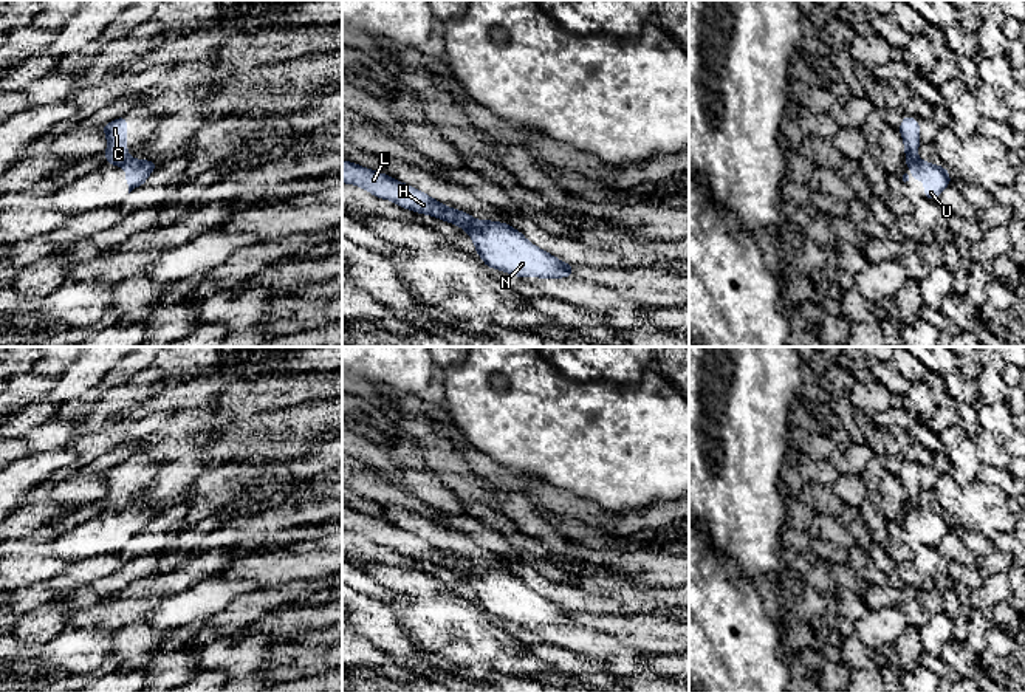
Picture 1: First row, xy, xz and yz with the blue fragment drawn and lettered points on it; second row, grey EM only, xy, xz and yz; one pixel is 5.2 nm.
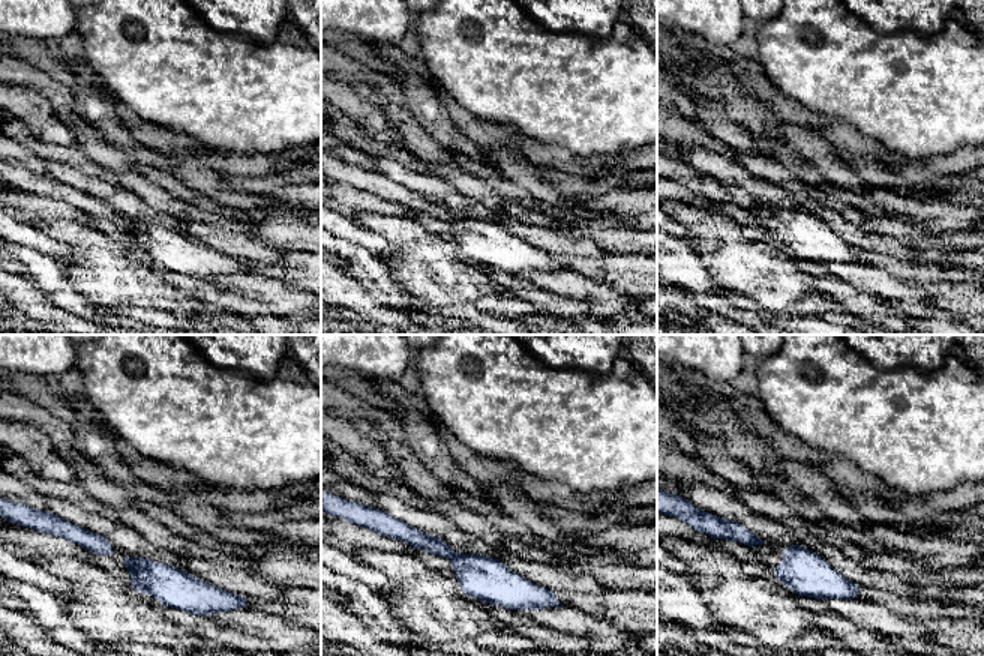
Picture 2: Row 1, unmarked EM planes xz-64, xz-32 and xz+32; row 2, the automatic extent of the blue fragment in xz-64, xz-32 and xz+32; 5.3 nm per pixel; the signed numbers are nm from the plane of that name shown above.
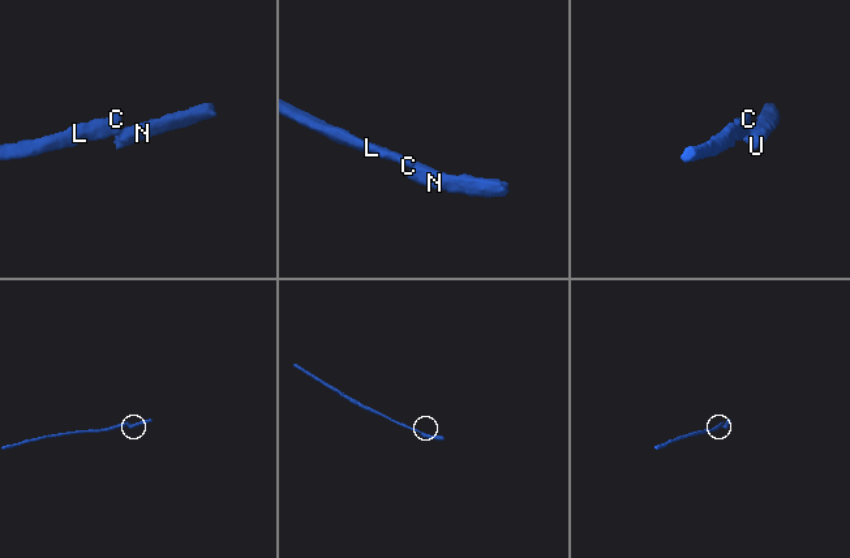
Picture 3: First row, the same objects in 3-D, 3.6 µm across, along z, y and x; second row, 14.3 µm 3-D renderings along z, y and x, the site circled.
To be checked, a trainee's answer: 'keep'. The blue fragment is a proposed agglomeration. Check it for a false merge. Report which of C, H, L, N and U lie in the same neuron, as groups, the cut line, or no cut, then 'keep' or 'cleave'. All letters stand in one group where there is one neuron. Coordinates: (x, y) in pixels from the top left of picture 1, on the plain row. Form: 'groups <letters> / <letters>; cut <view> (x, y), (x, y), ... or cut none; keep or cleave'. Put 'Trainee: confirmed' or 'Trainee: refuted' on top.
Trainee: refuted
groups C H L / N U; cut xz (474, 567), (462, 575); cleave

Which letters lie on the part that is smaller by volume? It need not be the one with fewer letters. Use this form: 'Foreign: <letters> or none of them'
Foreign: N, U

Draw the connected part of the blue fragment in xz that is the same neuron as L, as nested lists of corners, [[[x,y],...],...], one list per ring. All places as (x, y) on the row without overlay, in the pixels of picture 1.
[[[342,506],[342,529],[355,531],[369,537],[372,542],[390,546],[395,551],[417,560],[432,562],[455,573],[468,573],[474,568],[472,562],[452,556],[415,534],[390,525],[382,519],[358,512]]]

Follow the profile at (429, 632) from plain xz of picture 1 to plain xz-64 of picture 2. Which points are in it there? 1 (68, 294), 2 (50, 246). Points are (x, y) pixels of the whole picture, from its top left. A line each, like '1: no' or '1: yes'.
1: no
2: no

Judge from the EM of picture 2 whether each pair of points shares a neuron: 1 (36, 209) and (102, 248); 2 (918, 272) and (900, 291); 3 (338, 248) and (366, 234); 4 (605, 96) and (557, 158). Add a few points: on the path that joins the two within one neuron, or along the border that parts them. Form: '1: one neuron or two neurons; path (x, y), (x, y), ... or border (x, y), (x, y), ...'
1: two neurons; border (27, 219), (63, 218), (87, 225)
2: two neurons; border (878, 266), (896, 278), (917, 282), (935, 294)
3: two neurons; border (336, 236), (365, 246), (378, 255)
4: two neurons; border (530, 138), (561, 146), (573, 155)

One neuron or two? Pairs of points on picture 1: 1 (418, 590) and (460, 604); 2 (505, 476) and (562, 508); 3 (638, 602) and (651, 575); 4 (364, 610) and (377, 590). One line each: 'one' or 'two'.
1: one
2: one
3: two
4: two

